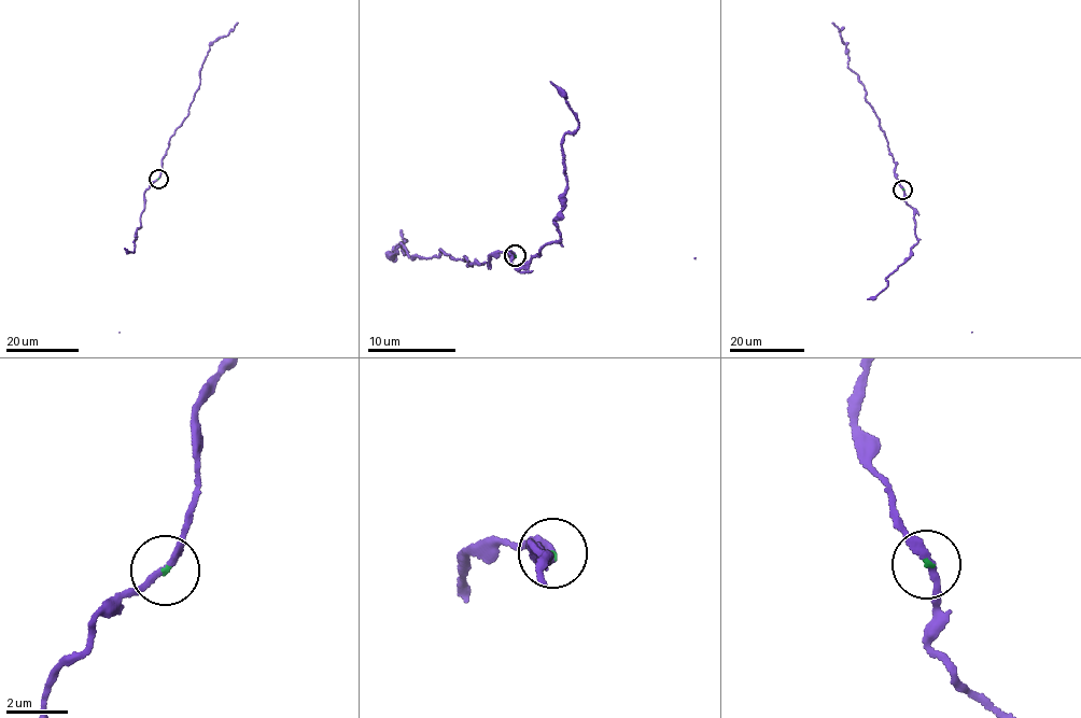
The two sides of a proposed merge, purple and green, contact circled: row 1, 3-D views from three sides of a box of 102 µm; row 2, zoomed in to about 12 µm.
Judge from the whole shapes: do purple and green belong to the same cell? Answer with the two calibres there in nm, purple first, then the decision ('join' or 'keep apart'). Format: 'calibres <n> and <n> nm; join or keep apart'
calibres 240 and 70 nm; join

